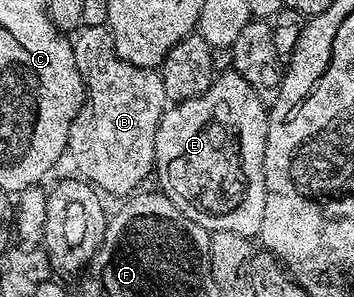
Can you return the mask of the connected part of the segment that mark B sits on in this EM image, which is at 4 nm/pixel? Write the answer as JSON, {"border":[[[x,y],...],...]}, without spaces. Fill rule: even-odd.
{"border":[[[81,26],[75,32],[72,48],[78,73],[82,73],[84,82],[84,108],[70,125],[67,158],[69,160],[72,158],[72,163],[76,166],[75,174],[101,192],[109,191],[112,195],[120,195],[119,197],[131,196],[141,186],[139,183],[147,175],[153,174],[156,166],[154,141],[158,133],[158,125],[169,106],[166,85],[162,85],[159,70],[130,65],[130,61],[118,57],[112,33],[107,26],[98,28]]]}

